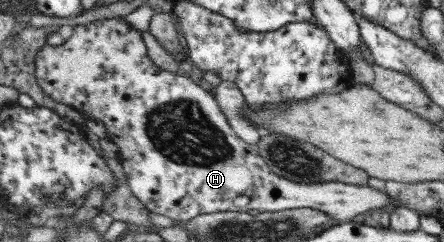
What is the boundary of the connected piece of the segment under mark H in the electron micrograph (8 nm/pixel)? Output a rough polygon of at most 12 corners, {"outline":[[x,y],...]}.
{"outline":[[124,18],[35,57],[104,123],[131,192],[174,221],[395,197],[272,173],[214,95],[159,69]]}

